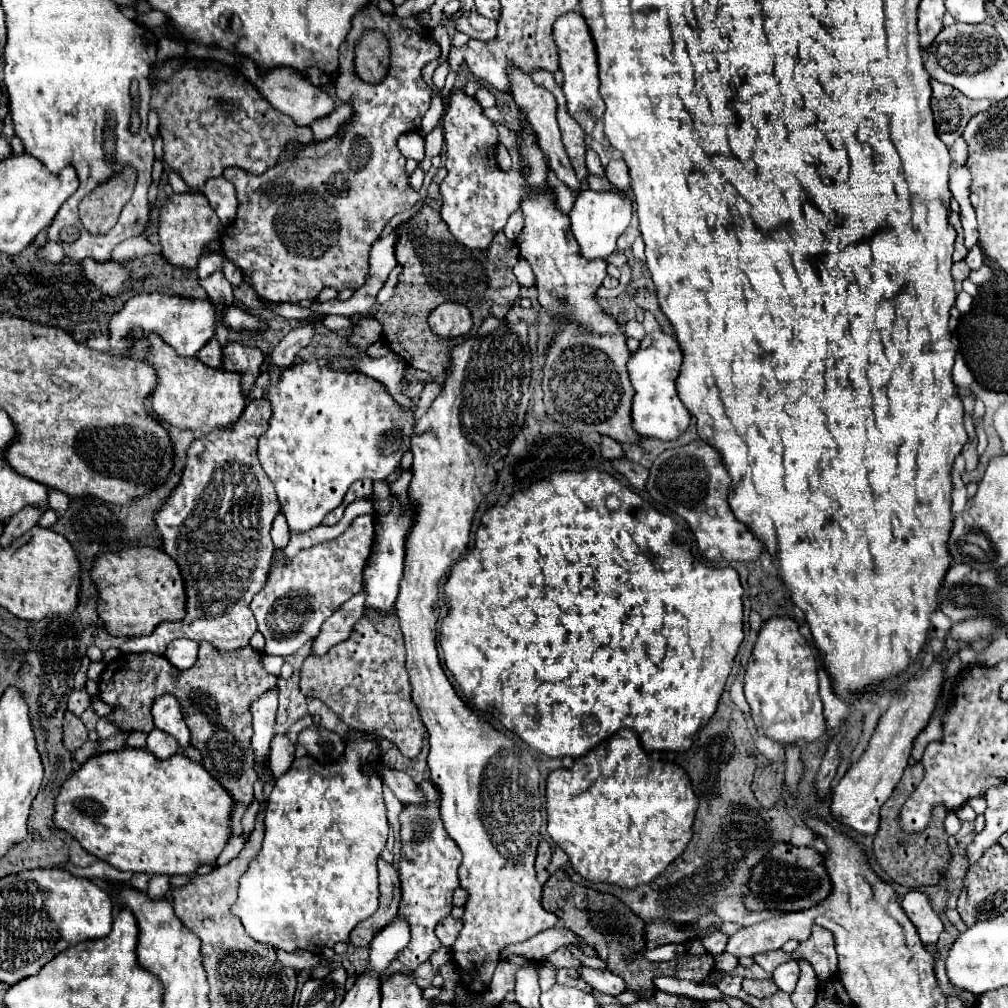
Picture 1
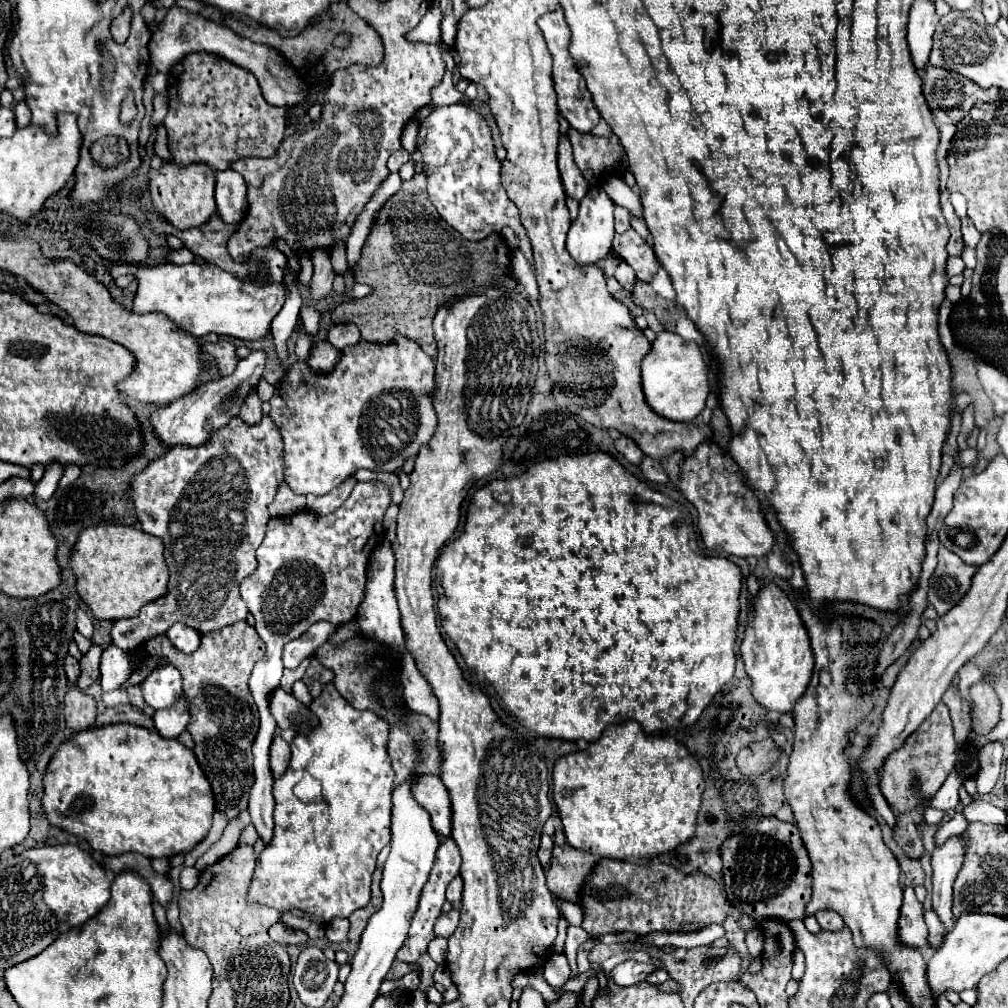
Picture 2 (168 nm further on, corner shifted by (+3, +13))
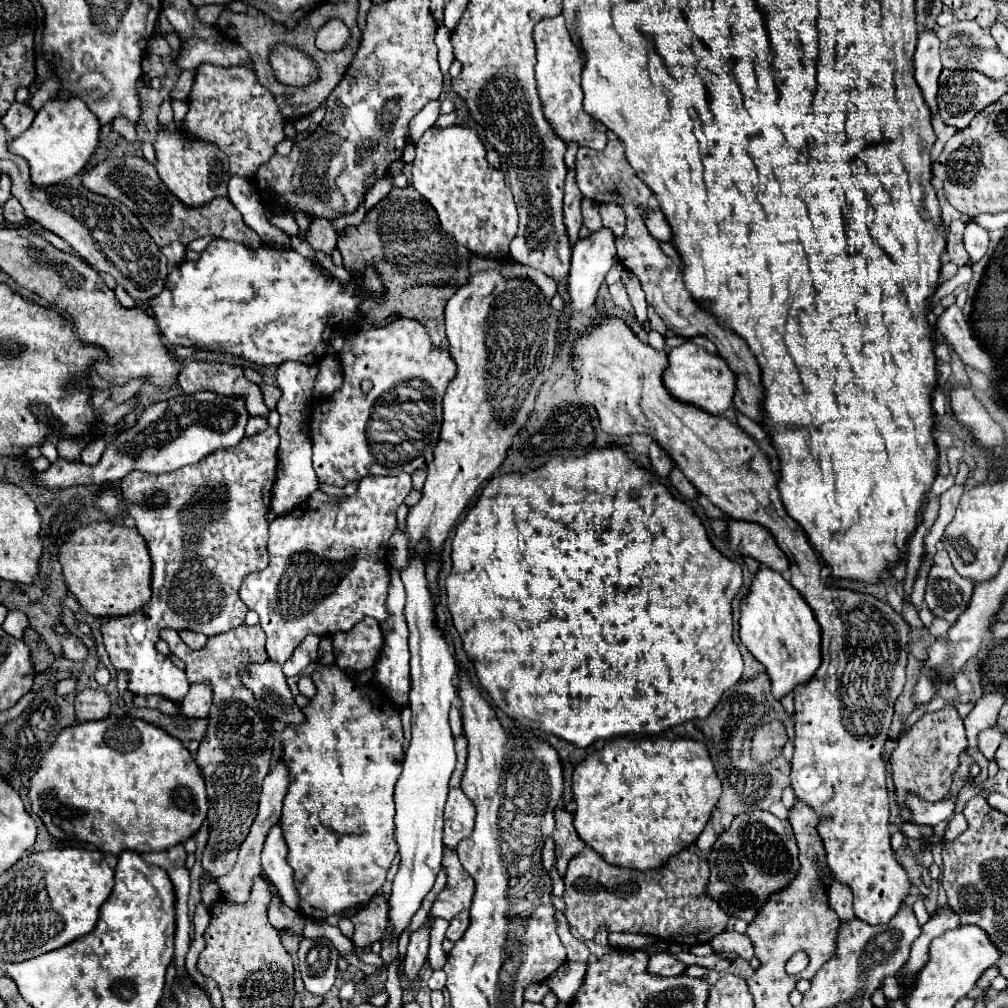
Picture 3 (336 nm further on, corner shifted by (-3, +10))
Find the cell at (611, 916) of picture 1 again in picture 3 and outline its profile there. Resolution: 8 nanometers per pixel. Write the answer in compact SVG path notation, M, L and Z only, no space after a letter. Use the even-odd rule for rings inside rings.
M565 810L555 812L553 840L555 840L555 852L557 852L557 872L563 878L571 858L575 854L581 854L581 850L585 850L583 840L577 838L577 832L573 828L573 816Z

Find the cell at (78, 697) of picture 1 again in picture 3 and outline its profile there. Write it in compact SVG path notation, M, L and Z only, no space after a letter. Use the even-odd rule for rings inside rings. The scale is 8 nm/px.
M63 638L63 656L65 658L69 658L73 662L83 662L87 654L89 654L89 648L83 642L79 642L75 638Z

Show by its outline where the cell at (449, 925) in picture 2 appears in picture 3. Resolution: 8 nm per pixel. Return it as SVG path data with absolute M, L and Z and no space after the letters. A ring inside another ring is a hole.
M459 912L459 914L451 920L451 924L449 924L447 932L445 932L445 938L457 942L457 940L465 934L467 926L469 926L469 912Z

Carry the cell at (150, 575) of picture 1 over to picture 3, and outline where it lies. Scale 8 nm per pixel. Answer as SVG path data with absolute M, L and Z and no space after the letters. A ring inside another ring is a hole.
M93 522L89 526L83 526L75 530L59 550L59 560L63 564L65 572L65 584L71 594L77 596L81 608L93 616L101 618L113 618L113 616L127 616L131 612L137 612L151 600L151 556L147 542L137 532L137 528L127 528L113 522Z

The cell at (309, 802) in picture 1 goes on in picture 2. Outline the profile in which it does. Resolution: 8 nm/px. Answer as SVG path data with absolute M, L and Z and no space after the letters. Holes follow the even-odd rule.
M327 683L323 685L323 691L317 699L313 699L313 703L309 705L309 709L317 715L319 719L319 725L317 729L313 729L311 733L307 735L295 735L293 743L291 743L291 763L289 763L289 769L287 773L275 781L273 785L273 795L275 795L275 837L271 841L269 847L263 849L261 853L261 859L255 867L255 875L253 875L253 883L251 883L251 889L249 889L249 901L251 903L261 903L261 905L269 905L269 907L275 907L279 913L283 911L291 911L299 917L311 917L313 921L319 921L319 923L329 923L333 917L349 917L355 909L359 907L365 907L371 899L371 875L375 871L375 863L377 863L377 855L379 851L389 843L389 809L391 809L391 787L393 787L393 767L391 767L391 757L387 753L387 741L389 741L389 723L383 719L383 717L377 717L377 713L373 711L357 711L353 709L335 689L333 683ZM293 773L309 773L313 775L315 779L321 781L323 785L323 799L319 803L303 803L299 797L295 797L293 793Z

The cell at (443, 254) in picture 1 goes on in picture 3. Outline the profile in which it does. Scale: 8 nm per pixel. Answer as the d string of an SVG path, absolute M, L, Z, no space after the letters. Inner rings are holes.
M411 184L407 188L393 188L385 200L367 212L361 226L349 228L339 236L337 248L343 256L343 266L353 276L373 268L385 286L381 298L371 296L357 308L367 324L383 322L393 314L415 318L435 346L443 344L443 308L457 288L469 282L469 258L479 254L469 252L443 232L437 212Z

